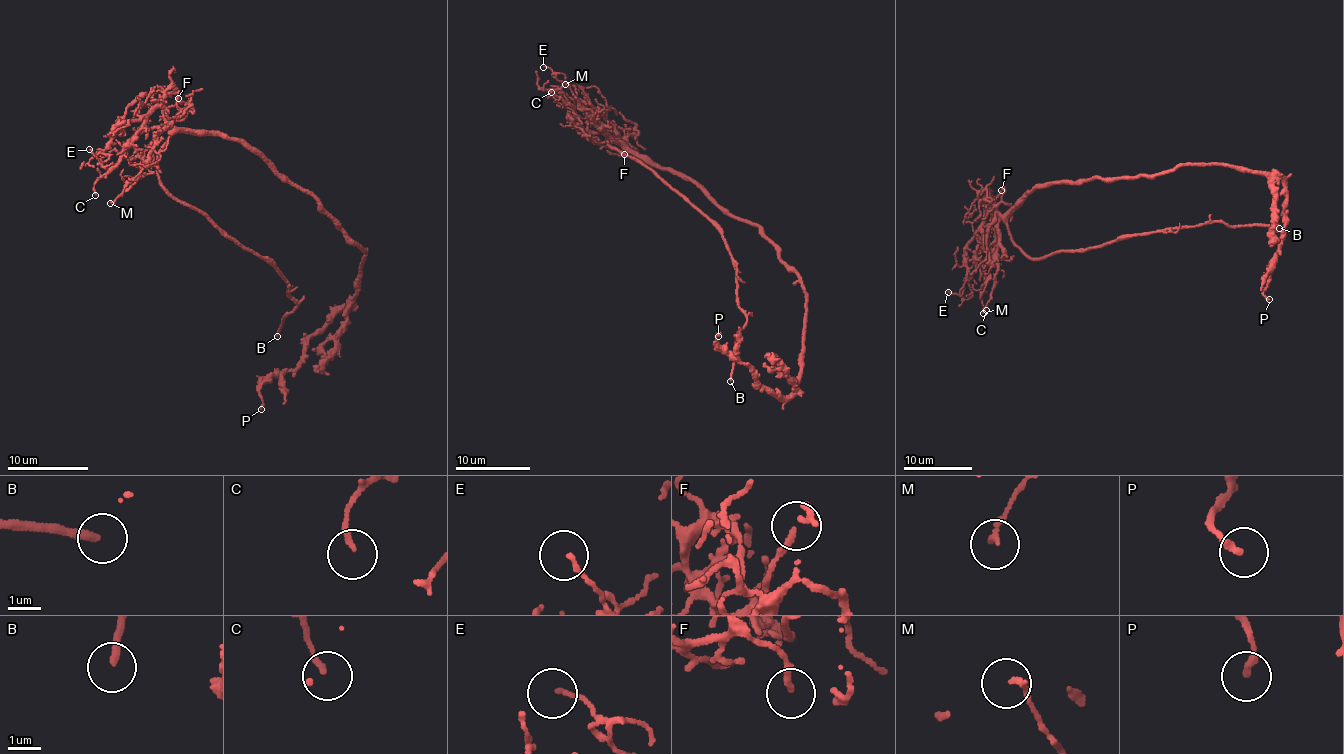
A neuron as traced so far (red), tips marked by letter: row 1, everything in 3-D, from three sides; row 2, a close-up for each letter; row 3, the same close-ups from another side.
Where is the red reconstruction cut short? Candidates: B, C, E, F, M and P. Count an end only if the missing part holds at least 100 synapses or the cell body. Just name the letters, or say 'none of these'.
B

